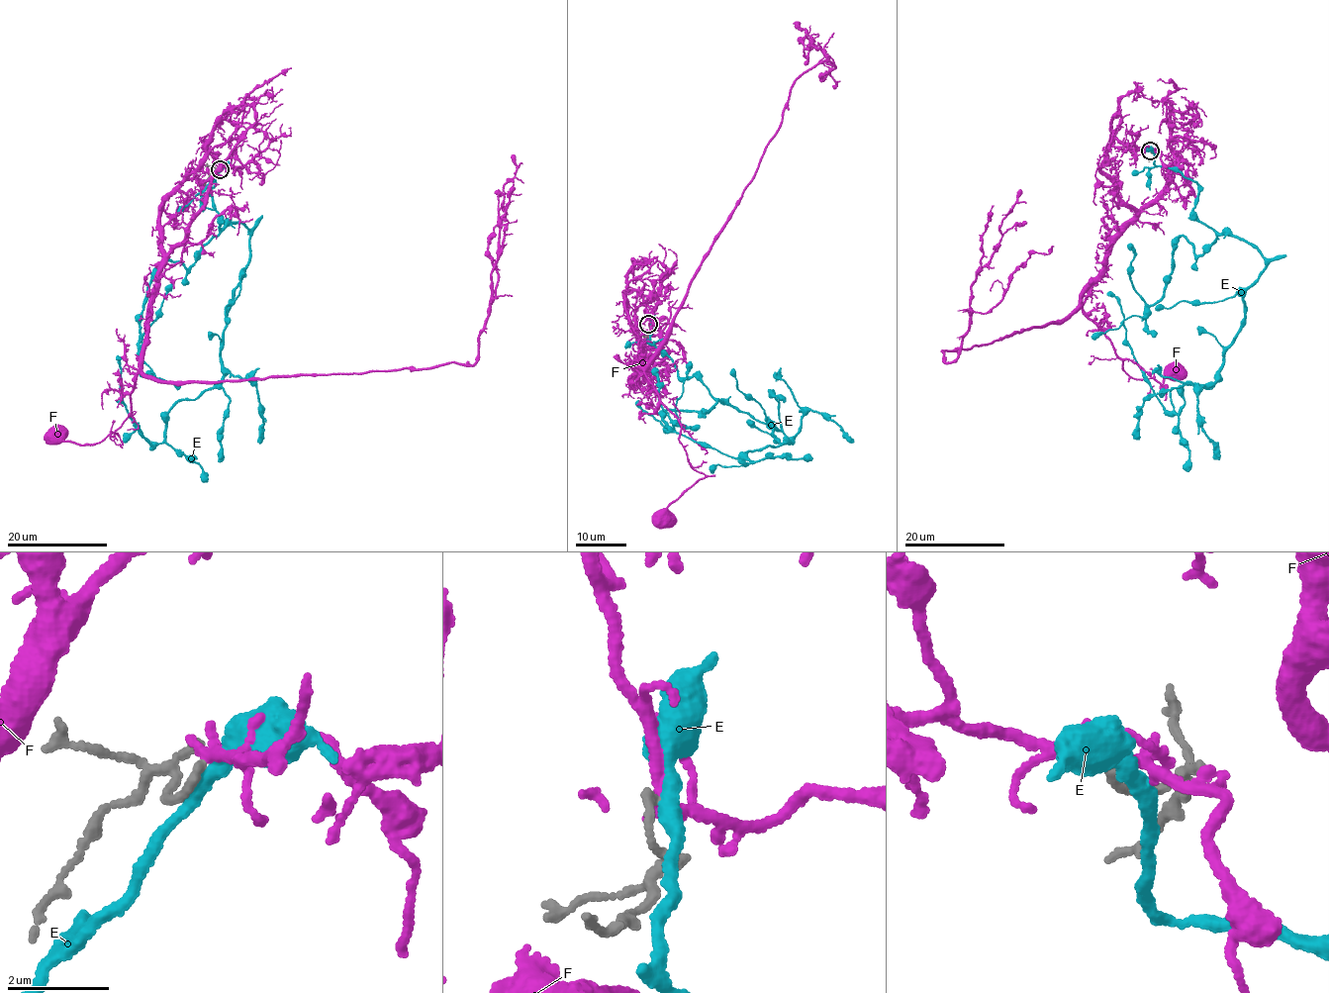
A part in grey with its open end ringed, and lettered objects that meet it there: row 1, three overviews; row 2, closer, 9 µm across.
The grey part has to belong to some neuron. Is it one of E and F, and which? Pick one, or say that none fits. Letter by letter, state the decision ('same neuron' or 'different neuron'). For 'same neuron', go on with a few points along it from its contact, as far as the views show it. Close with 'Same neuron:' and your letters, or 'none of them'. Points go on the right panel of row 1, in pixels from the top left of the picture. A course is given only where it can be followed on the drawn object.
E: different neuron
F: different neuron
Same neuron: none of them

